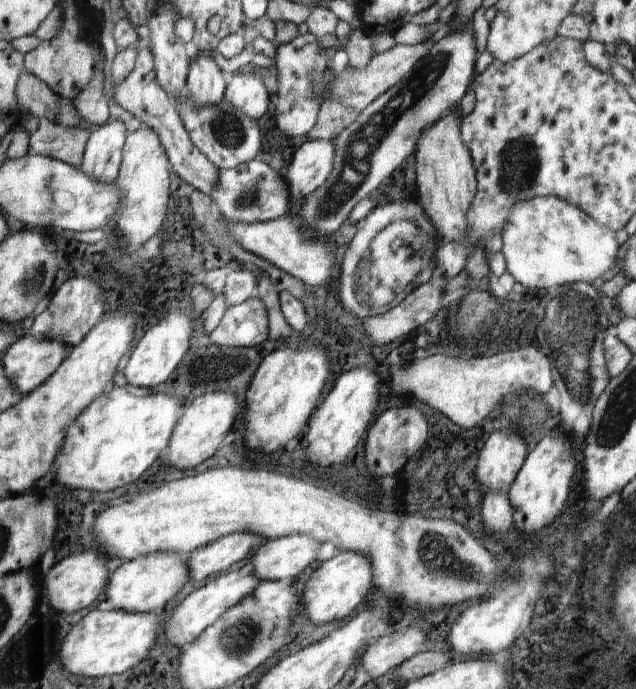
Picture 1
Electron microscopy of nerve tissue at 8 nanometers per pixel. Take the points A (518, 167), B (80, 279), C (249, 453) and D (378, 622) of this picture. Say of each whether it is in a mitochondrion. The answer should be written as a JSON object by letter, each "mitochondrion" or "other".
{"A":"mitochondrion","B":"other","C":"other","D":"other"}

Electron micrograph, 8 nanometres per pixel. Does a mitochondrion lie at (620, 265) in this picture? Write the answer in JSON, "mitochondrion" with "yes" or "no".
{"mitochondrion":"no"}

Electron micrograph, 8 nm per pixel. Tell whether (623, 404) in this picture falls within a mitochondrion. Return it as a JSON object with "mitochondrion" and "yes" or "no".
{"mitochondrion":"yes"}

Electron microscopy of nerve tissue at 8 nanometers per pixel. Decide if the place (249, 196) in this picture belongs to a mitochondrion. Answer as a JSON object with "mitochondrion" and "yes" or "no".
{"mitochondrion":"yes"}

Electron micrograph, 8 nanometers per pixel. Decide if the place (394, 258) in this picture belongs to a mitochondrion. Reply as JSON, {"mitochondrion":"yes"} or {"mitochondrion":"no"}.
{"mitochondrion":"yes"}

